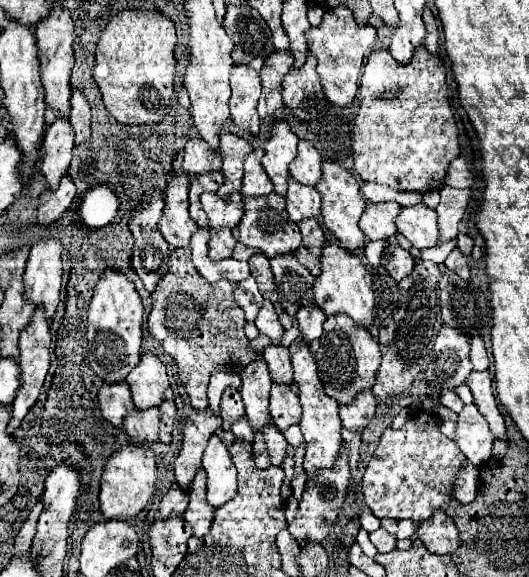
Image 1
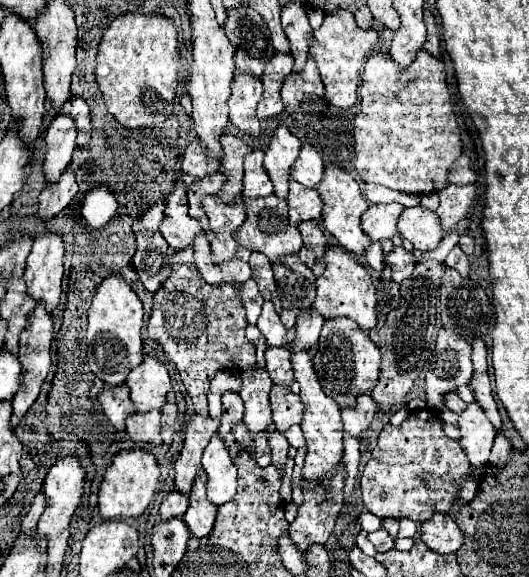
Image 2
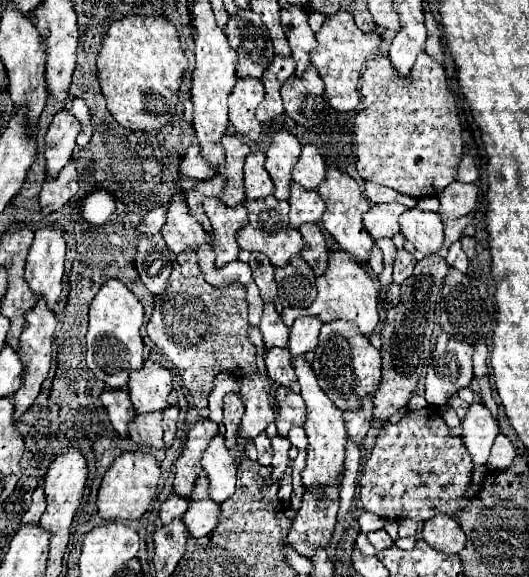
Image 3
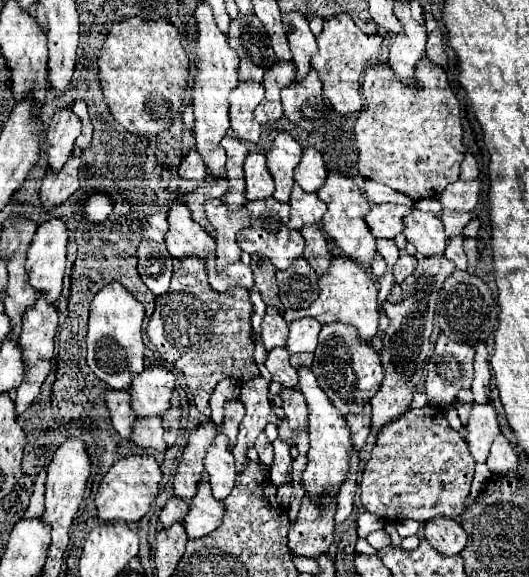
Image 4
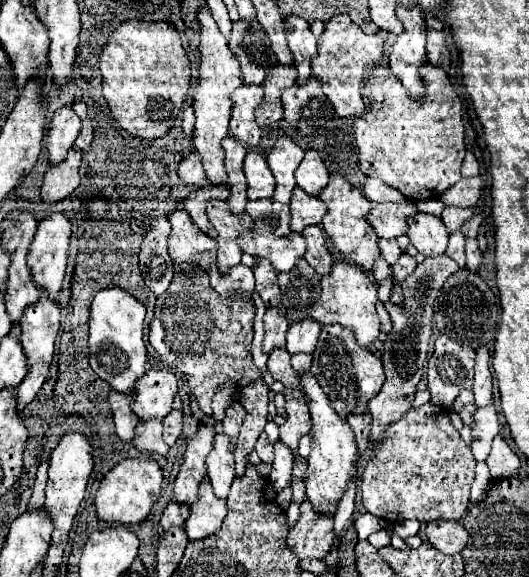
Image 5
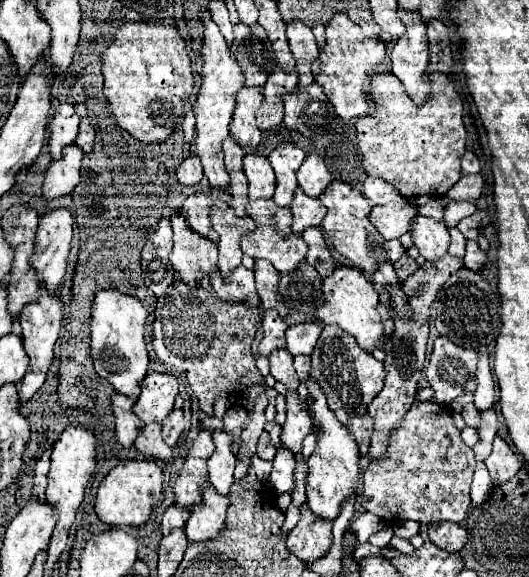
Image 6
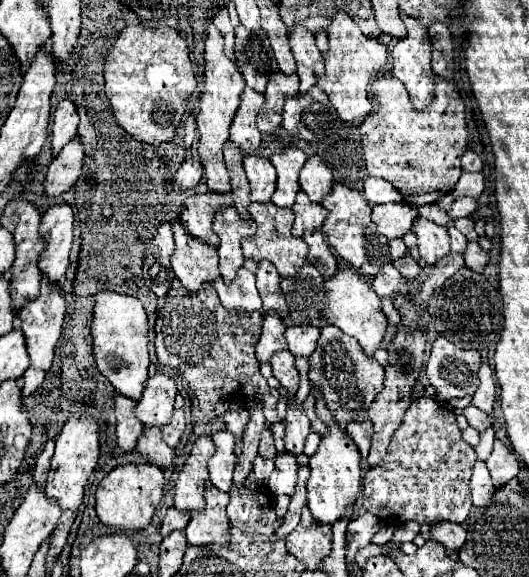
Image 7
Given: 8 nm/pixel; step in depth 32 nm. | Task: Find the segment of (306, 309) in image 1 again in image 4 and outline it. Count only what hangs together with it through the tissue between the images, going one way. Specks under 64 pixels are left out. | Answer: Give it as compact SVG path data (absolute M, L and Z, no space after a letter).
M300 318L290 324L290 334L288 334L288 352L290 354L300 354L300 352L314 352L318 344L318 332L322 324L316 322L314 318Z

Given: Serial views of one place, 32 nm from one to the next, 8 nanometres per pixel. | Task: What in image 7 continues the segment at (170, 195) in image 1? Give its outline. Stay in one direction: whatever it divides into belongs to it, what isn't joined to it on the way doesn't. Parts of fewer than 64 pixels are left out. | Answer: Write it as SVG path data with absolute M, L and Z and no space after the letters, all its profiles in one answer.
M180 218L172 224L174 230L174 254L170 256L176 278L188 290L202 290L204 284L212 284L218 278L218 254L216 248L188 234Z

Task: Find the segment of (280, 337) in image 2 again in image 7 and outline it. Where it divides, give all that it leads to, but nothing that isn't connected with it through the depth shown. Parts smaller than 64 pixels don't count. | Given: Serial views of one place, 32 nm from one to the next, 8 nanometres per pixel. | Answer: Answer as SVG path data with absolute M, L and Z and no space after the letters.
M266 312L264 322L262 322L262 336L256 344L256 356L258 360L270 360L270 356L278 350L286 348L286 338L284 338L286 324L278 316L278 312Z

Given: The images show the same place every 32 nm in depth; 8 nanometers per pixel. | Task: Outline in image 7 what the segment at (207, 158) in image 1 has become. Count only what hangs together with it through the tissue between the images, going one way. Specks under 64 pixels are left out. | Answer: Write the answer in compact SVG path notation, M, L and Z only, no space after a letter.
M188 158L182 162L182 166L176 172L176 182L180 184L180 188L188 190L194 188L198 182L202 180L202 164L198 158Z

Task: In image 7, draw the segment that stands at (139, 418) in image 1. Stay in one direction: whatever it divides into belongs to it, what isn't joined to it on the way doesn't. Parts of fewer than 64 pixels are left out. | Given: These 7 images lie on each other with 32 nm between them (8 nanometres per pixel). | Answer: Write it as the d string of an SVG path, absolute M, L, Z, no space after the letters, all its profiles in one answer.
M144 428L142 436L136 442L136 450L150 462L156 462L160 468L168 468L176 458L174 448L170 448L160 434L160 428Z

